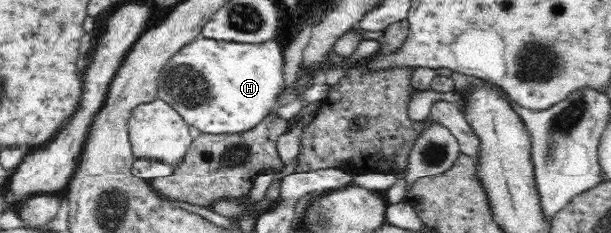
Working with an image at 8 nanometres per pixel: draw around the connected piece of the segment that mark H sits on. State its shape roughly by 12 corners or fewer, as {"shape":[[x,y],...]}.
{"shape":[[198,37],[157,97],[202,134],[250,131],[285,87],[280,37]]}

